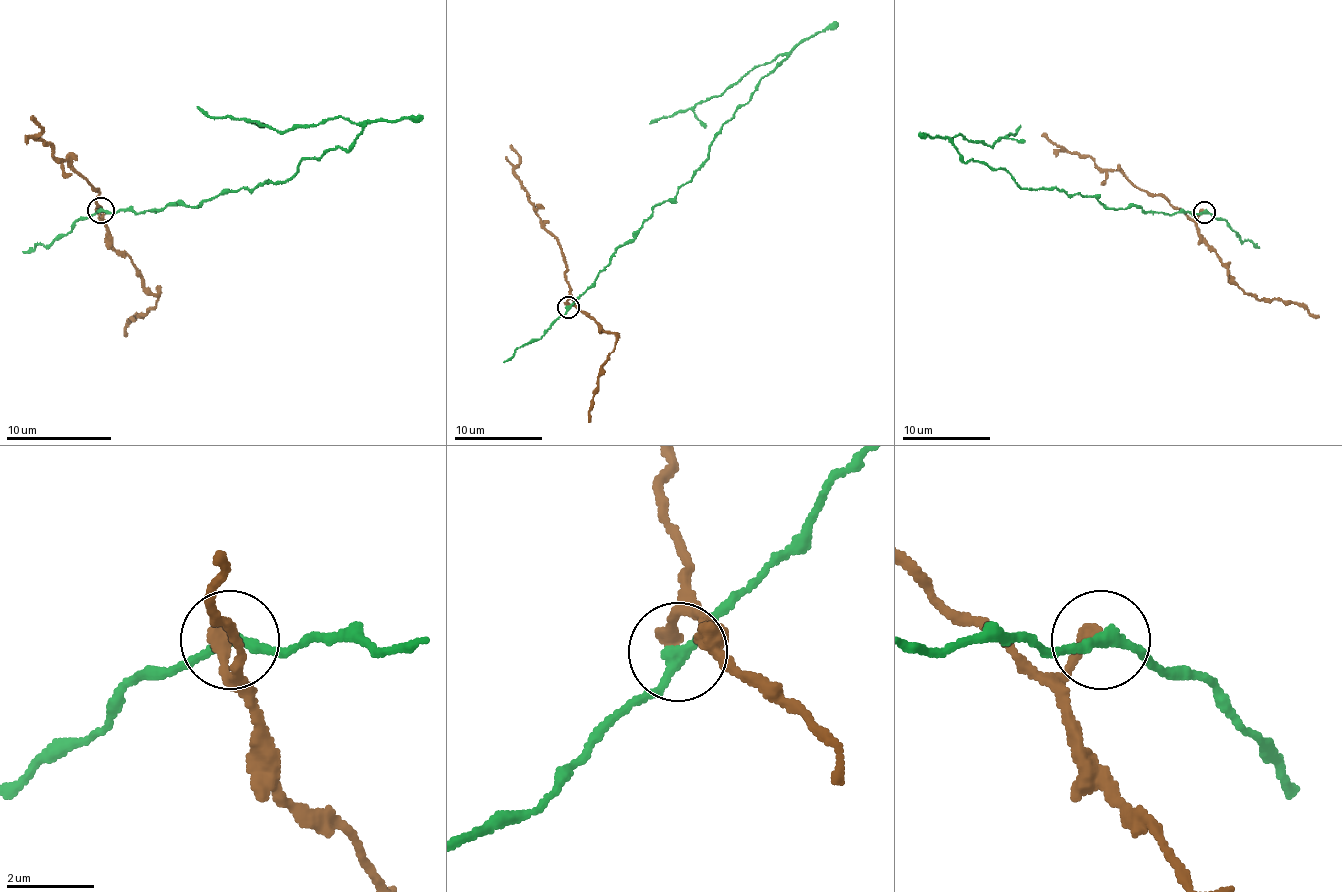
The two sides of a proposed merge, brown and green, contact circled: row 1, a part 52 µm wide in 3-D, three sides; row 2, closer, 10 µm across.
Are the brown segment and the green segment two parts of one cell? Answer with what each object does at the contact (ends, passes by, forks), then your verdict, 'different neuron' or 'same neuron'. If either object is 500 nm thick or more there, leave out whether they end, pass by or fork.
brown ends there; green passes by; different neuron

